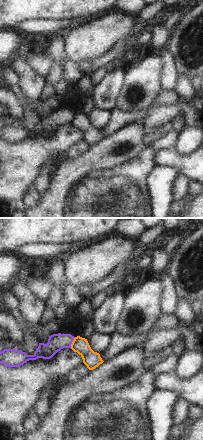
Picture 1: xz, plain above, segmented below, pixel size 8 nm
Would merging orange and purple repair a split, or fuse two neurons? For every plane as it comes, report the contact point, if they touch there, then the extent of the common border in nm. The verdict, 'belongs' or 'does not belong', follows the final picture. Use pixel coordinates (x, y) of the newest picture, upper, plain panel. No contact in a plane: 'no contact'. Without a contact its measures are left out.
(72, 118) | 100 nm

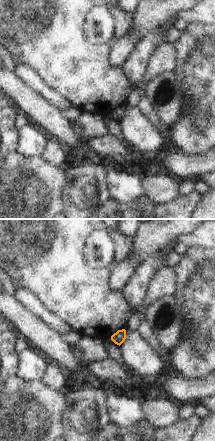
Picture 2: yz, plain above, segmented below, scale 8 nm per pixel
no contact

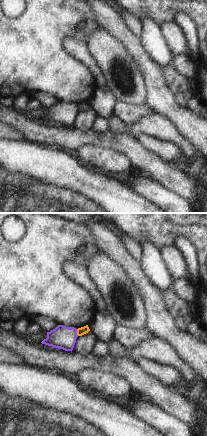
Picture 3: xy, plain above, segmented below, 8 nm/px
(77, 108) | 60 nm

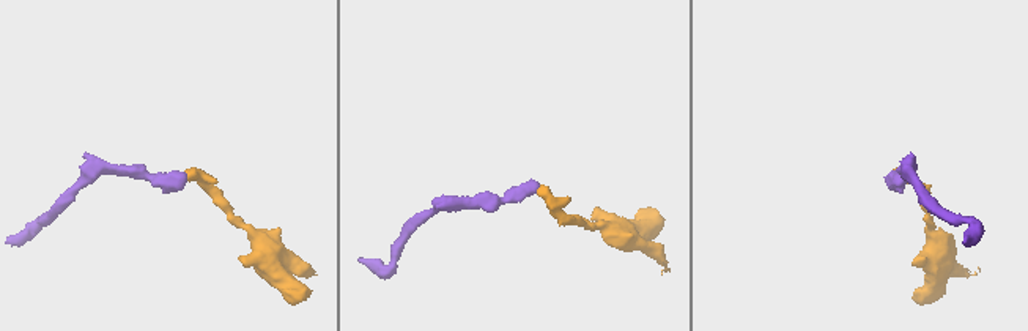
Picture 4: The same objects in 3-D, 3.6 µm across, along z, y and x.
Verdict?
does not belong

